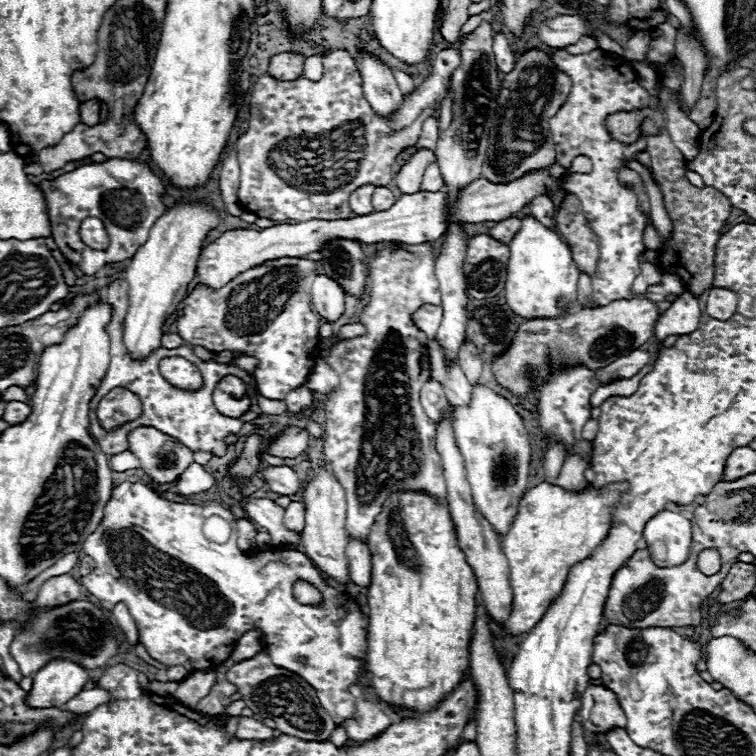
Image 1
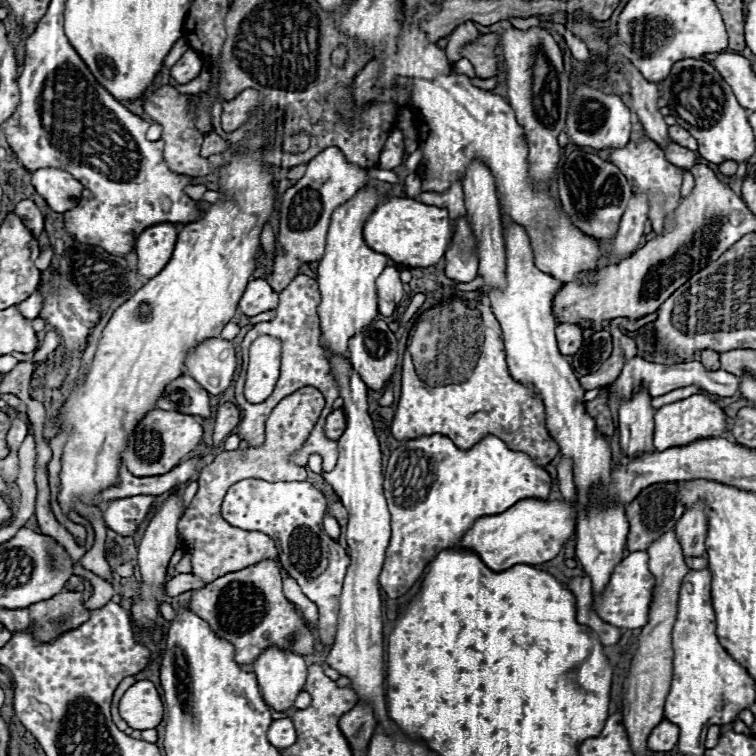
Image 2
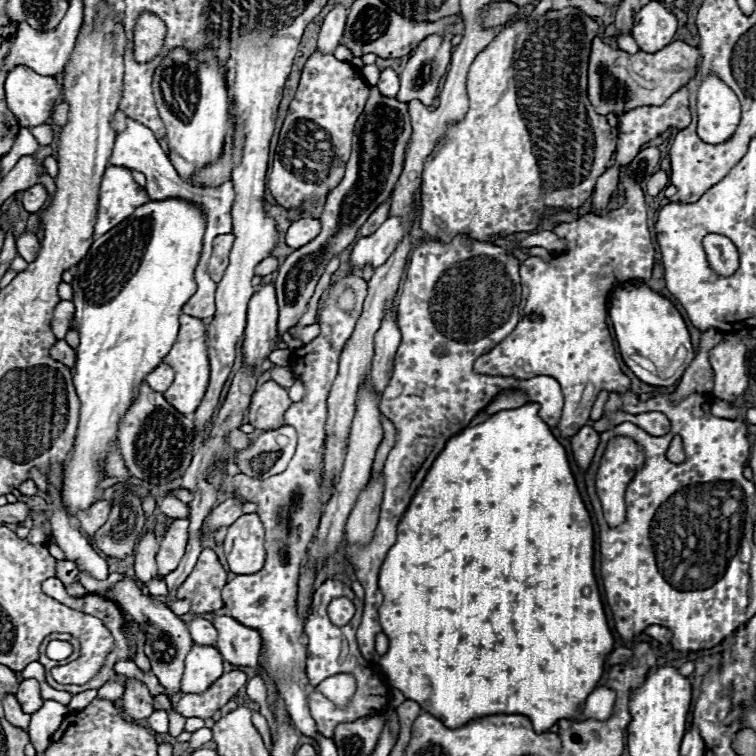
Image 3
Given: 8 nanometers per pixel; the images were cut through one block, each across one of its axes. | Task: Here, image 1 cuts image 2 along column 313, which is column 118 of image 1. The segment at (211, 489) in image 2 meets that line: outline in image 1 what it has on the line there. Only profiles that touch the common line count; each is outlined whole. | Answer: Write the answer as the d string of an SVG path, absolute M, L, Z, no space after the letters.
M126 388L110 390L98 404L96 416L104 430L114 432L122 424L136 420L142 414L142 404L136 394Z

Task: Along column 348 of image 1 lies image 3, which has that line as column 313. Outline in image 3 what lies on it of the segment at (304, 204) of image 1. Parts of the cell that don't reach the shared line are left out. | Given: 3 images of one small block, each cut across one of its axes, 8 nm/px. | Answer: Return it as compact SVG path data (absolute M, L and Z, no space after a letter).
M314 52L310 56L280 130L280 140L268 180L268 188L280 206L302 206L306 200L316 198L318 202L306 210L306 216L320 216L326 194L344 178L344 168L352 152L354 124L364 112L368 96L370 86L356 66L336 60L332 54Z

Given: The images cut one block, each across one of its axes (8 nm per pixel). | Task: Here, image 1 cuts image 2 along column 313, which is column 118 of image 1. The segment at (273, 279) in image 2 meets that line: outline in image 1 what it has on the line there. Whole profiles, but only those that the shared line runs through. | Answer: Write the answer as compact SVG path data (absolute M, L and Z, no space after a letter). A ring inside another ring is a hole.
M110 158L102 164L80 166L74 172L58 176L56 180L42 180L38 188L46 198L48 216L52 222L52 238L58 250L70 266L78 266L88 276L96 274L104 264L134 256L136 250L148 240L150 228L166 212L166 206L160 202L160 194L164 192L162 180L148 164L138 160ZM90 216L100 218L108 230L110 246L106 250L88 248L76 234L80 222Z

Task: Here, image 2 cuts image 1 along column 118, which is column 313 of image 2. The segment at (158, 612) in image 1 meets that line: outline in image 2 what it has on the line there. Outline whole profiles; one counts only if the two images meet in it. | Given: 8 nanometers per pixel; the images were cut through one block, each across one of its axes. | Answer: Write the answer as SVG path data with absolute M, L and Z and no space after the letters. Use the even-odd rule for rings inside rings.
M246 478L236 482L222 502L222 516L232 526L244 530L260 530L266 532L270 538L274 538L282 568L298 582L302 592L318 606L320 642L324 646L332 646L336 636L338 596L342 590L344 574L350 566L350 558L346 554L346 548L324 532L322 528L324 512L326 512L326 498L322 490L318 490L310 482L264 482L256 478ZM332 566L334 574L324 574Z

